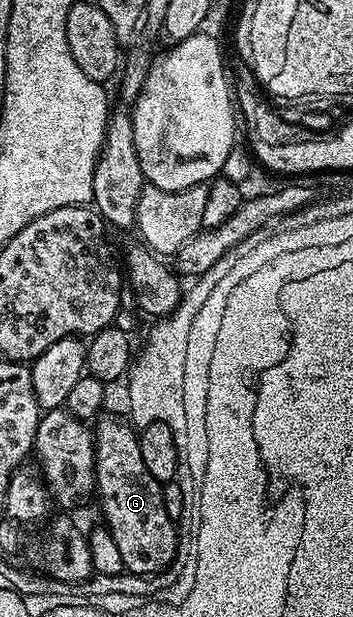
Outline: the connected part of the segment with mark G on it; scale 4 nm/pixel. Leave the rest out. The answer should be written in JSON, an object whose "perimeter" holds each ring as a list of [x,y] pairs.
{"perimeter":[[[115,418],[98,419],[99,427],[94,427],[95,436],[95,494],[99,506],[103,509],[102,521],[108,532],[117,540],[117,548],[121,552],[124,571],[128,575],[154,576],[161,574],[175,559],[179,551],[179,535],[176,523],[165,512],[163,487],[153,476],[149,476],[149,468],[145,468],[145,460],[141,460],[139,435],[126,421],[118,422]]]}

